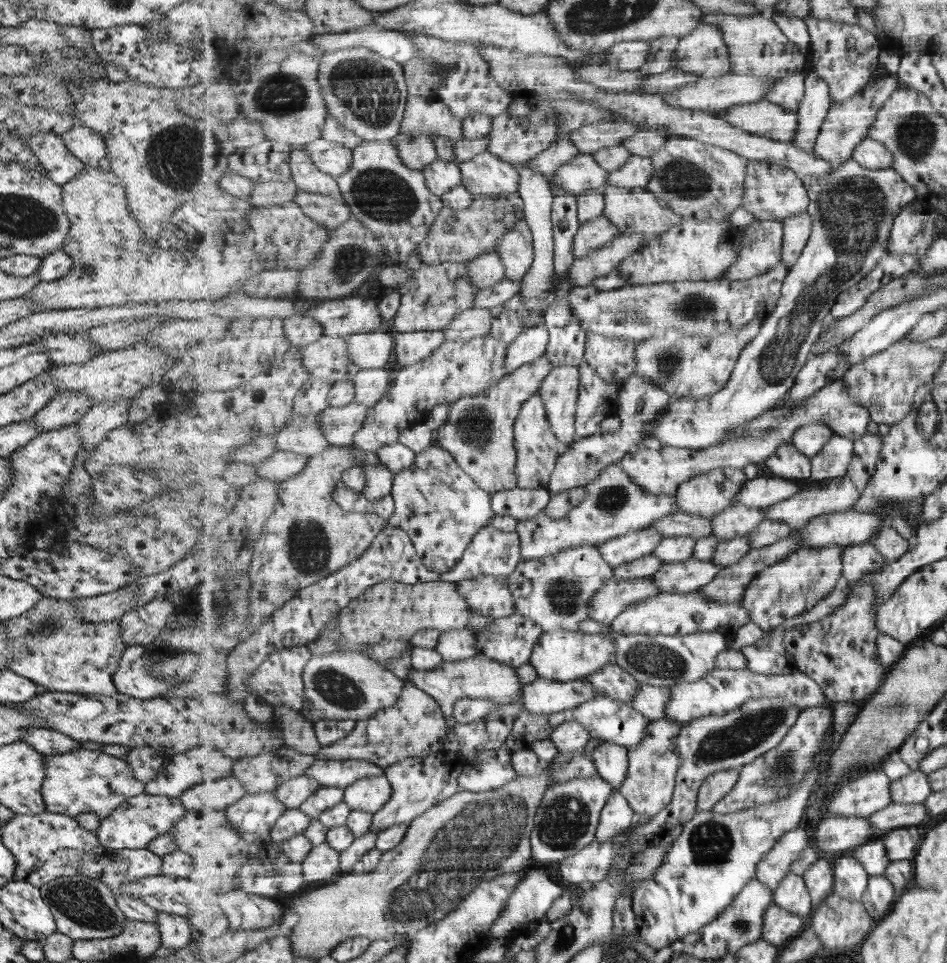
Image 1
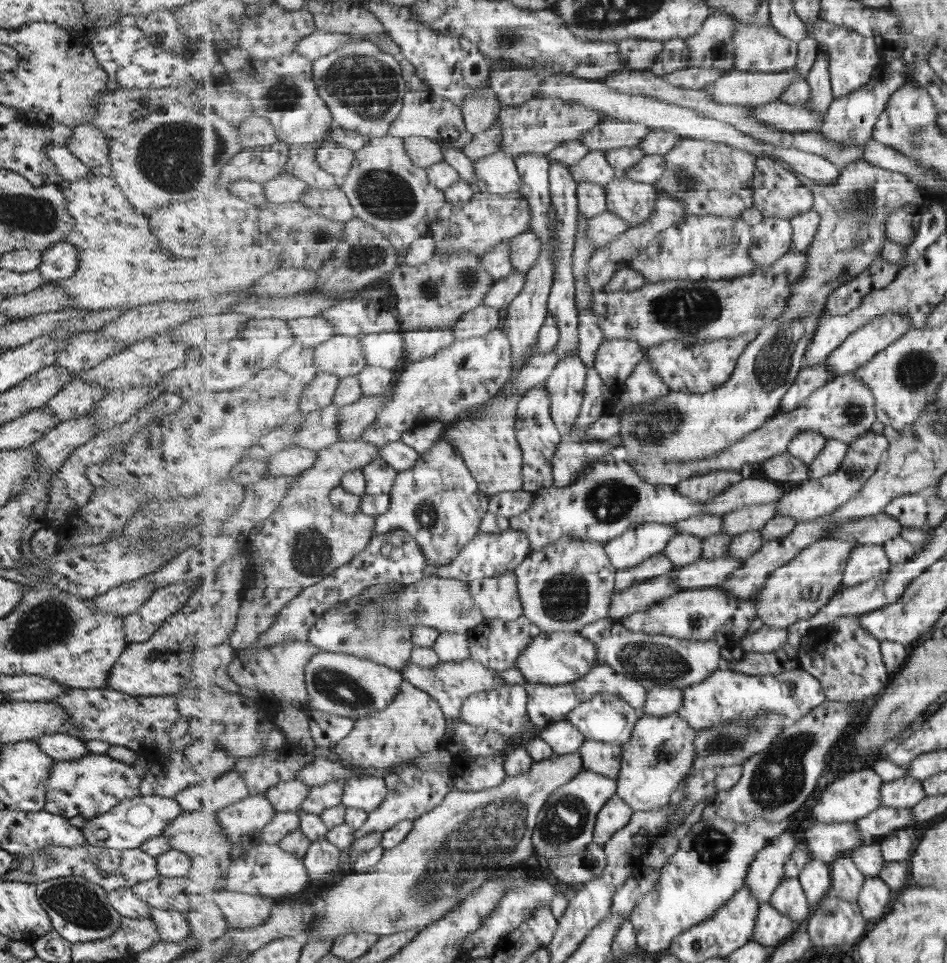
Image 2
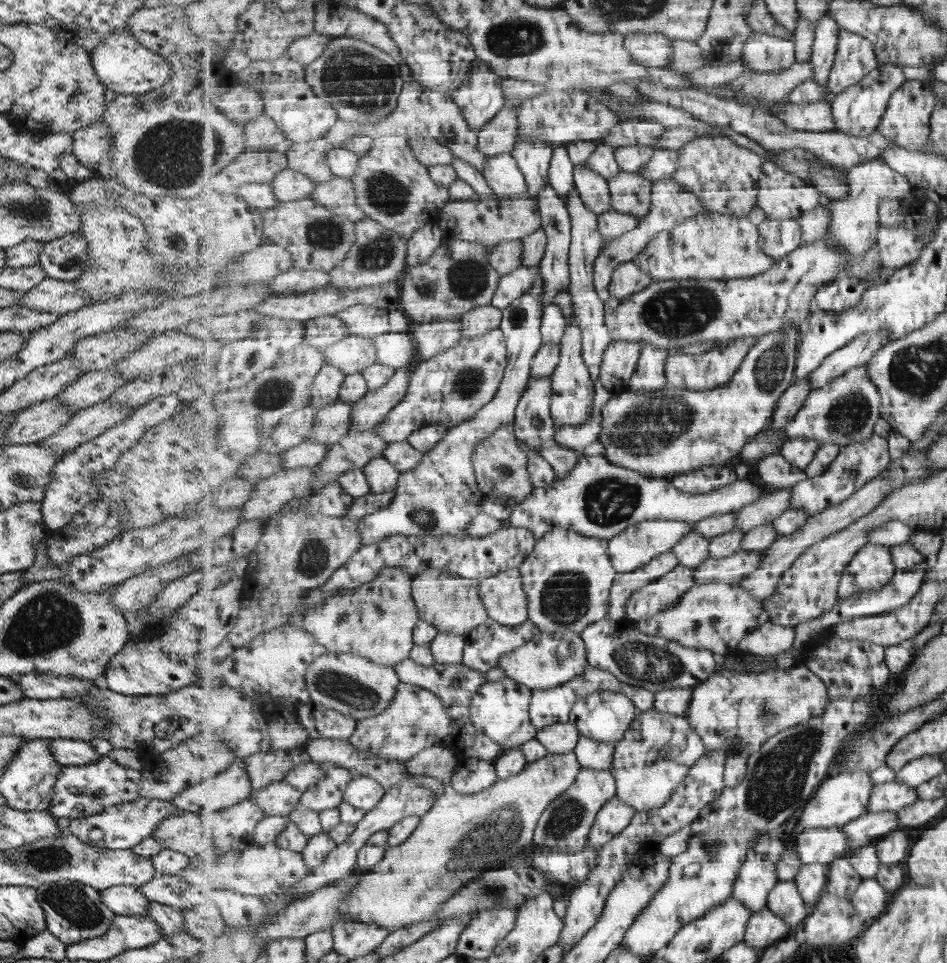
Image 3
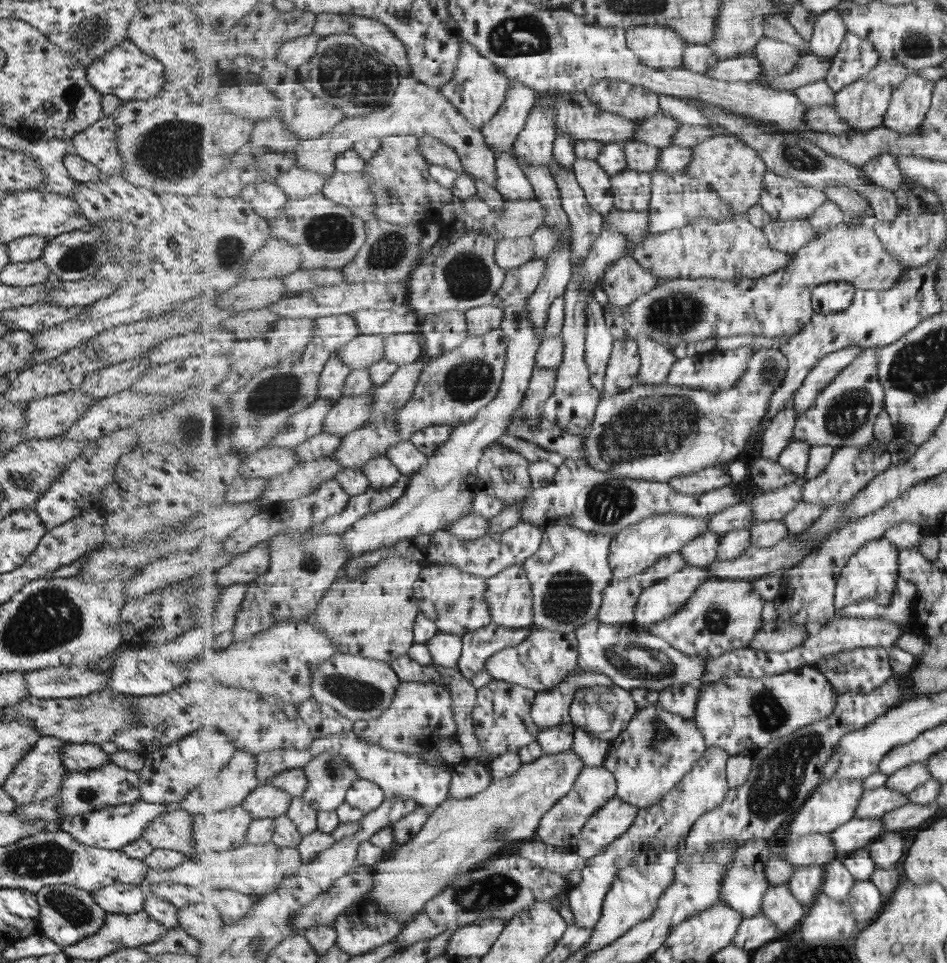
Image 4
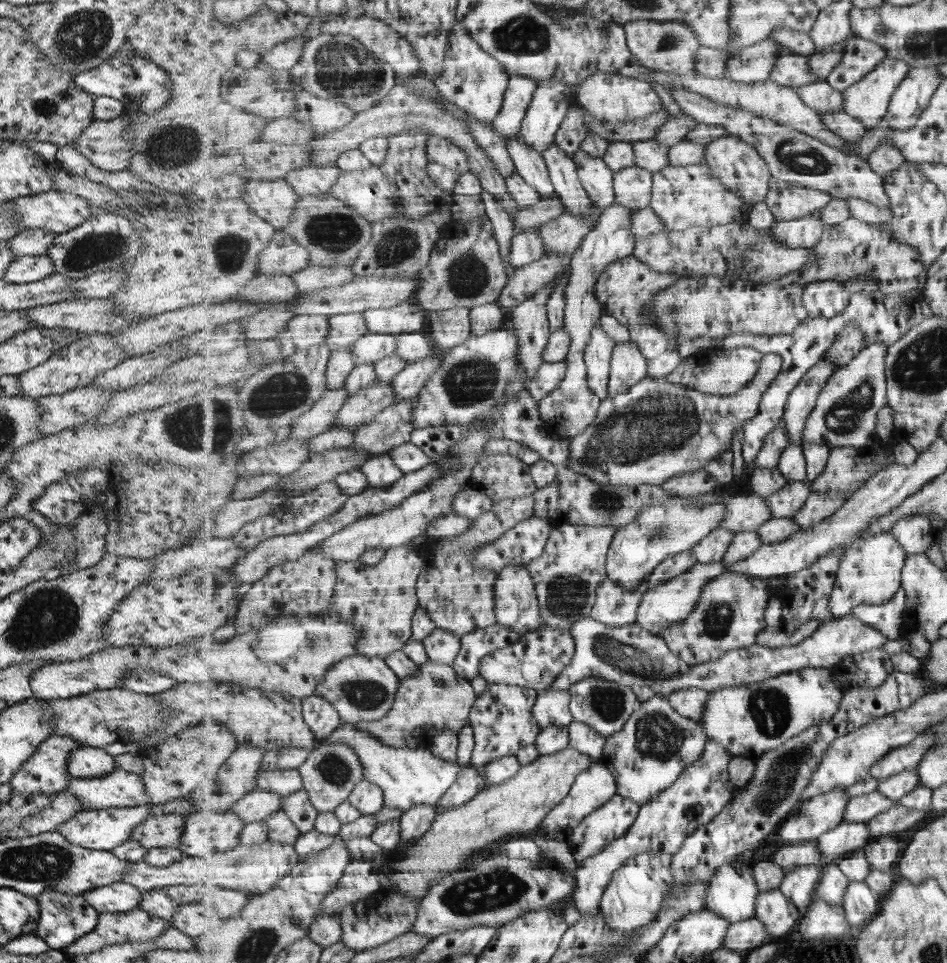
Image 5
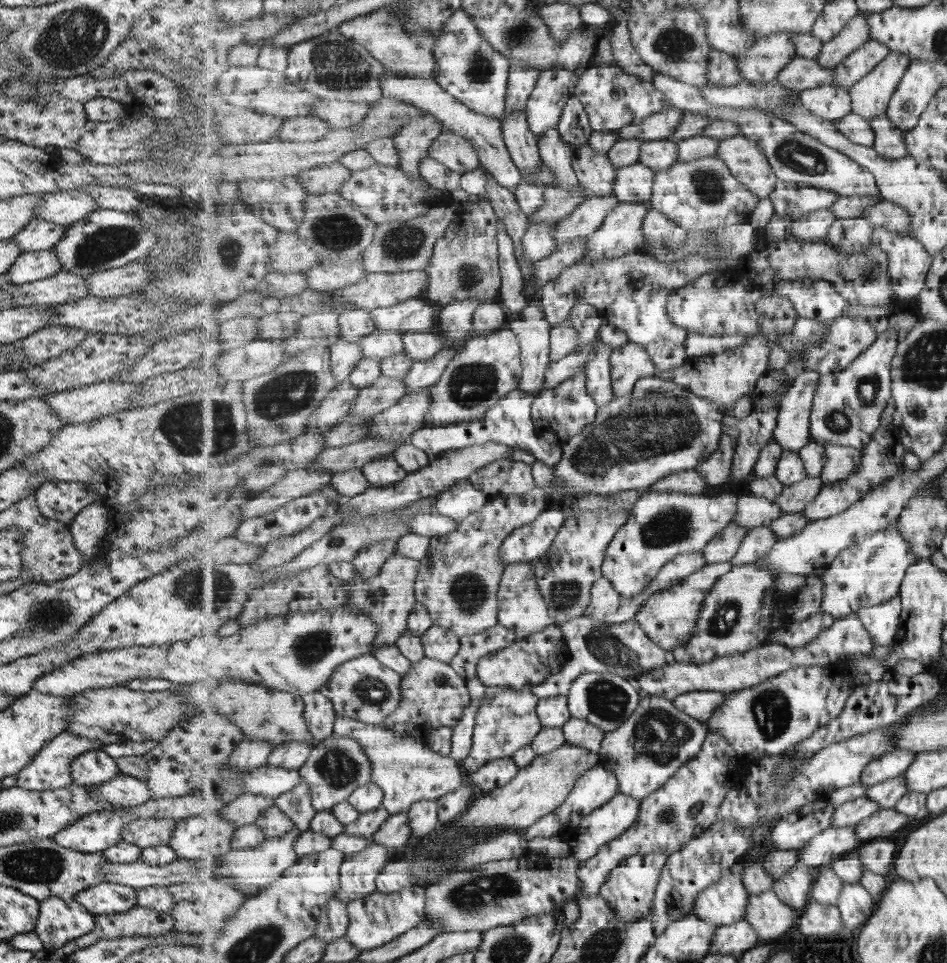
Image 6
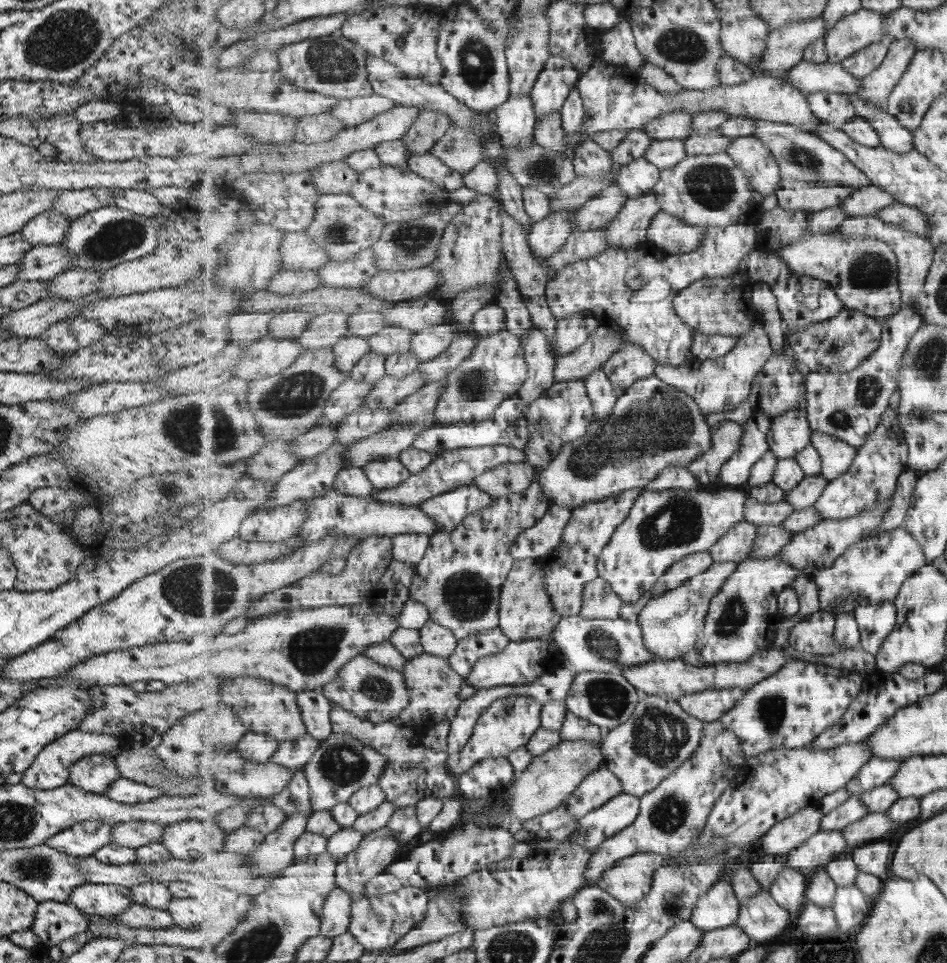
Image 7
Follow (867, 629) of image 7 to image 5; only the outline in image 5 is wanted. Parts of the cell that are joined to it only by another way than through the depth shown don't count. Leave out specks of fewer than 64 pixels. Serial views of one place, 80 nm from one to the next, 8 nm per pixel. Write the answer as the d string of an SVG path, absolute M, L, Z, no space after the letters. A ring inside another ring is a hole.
M903 587L887 604L863 604L855 607L852 613L859 620L874 626L877 630L882 630L888 640L897 640L907 634L907 593Z

